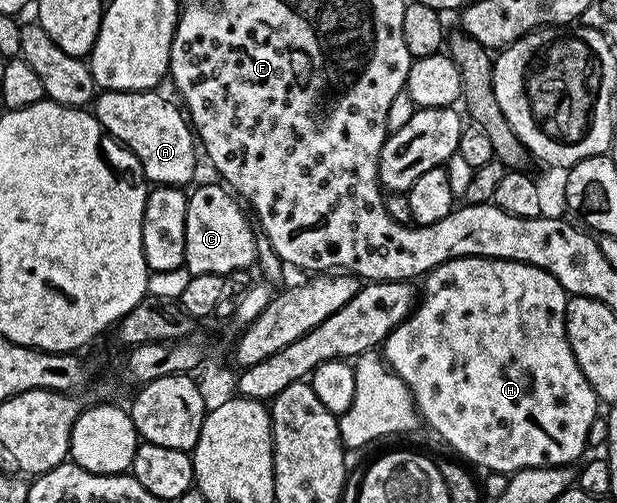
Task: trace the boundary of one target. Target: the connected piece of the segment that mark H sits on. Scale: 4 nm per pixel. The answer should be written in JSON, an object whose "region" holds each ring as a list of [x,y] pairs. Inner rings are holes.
{"region":[[[452,258],[442,266],[436,266],[430,274],[424,275],[424,282],[425,294],[423,290],[417,305],[413,307],[413,313],[385,337],[383,357],[389,369],[407,384],[412,405],[419,418],[454,450],[452,453],[462,454],[457,456],[466,463],[474,462],[475,465],[482,466],[482,471],[505,475],[540,466],[569,466],[581,453],[586,453],[589,429],[599,416],[599,399],[571,352],[571,344],[565,331],[567,295],[559,280],[555,280],[555,276],[551,276],[546,270],[538,270],[536,266],[529,266],[526,262],[512,262],[502,258]]]}

